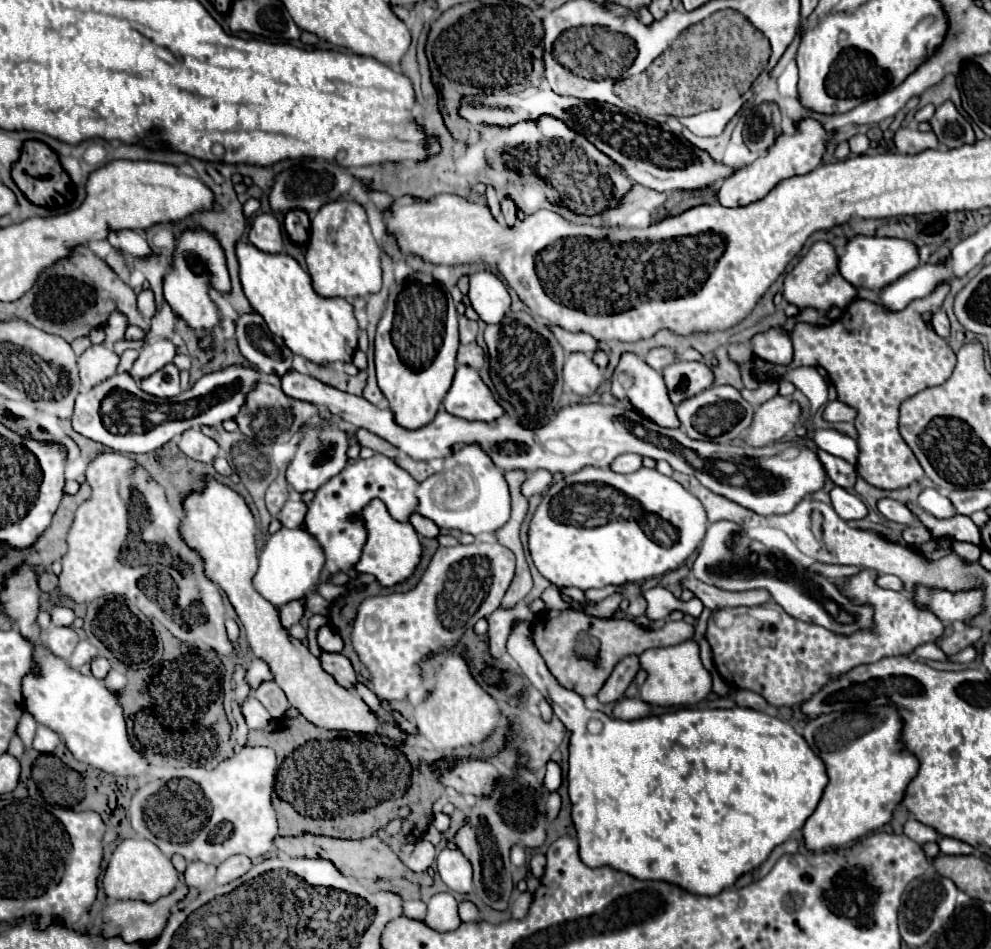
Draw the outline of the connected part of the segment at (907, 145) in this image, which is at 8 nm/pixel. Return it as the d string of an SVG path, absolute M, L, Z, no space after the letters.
M900 127L896 131L896 135L892 137L892 143L896 147L898 153L920 153L924 149L938 149L938 139L932 131L922 133L918 129L910 129L910 127Z

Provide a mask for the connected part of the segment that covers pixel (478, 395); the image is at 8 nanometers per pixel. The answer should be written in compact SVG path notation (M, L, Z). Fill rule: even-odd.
M466 365L456 367L454 383L444 397L444 409L466 421L496 421L504 415L504 407L494 399L478 371Z

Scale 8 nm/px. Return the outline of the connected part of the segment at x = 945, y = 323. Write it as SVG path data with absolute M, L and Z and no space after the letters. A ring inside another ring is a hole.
M938 311L938 313L932 317L930 323L932 323L934 331L936 331L940 337L948 337L948 335L950 335L950 321L948 321L948 317L946 317L944 311Z

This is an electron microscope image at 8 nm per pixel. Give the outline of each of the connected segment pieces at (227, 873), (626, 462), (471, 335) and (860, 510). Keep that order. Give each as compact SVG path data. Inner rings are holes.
M232 855L224 863L218 865L216 883L218 885L226 885L226 883L230 883L234 879L240 879L250 869L252 869L252 861L246 855Z
M624 453L624 455L618 455L612 463L612 471L616 473L634 473L642 467L642 457L634 455L634 453Z
M464 315L458 317L458 323L460 323L460 343L470 343L476 339L476 331L478 331L478 323L476 321L470 321L466 319Z
M834 487L832 493L832 507L834 511L844 519L844 521L852 521L852 519L864 519L868 517L868 509L866 505L852 493L848 493L842 487Z

